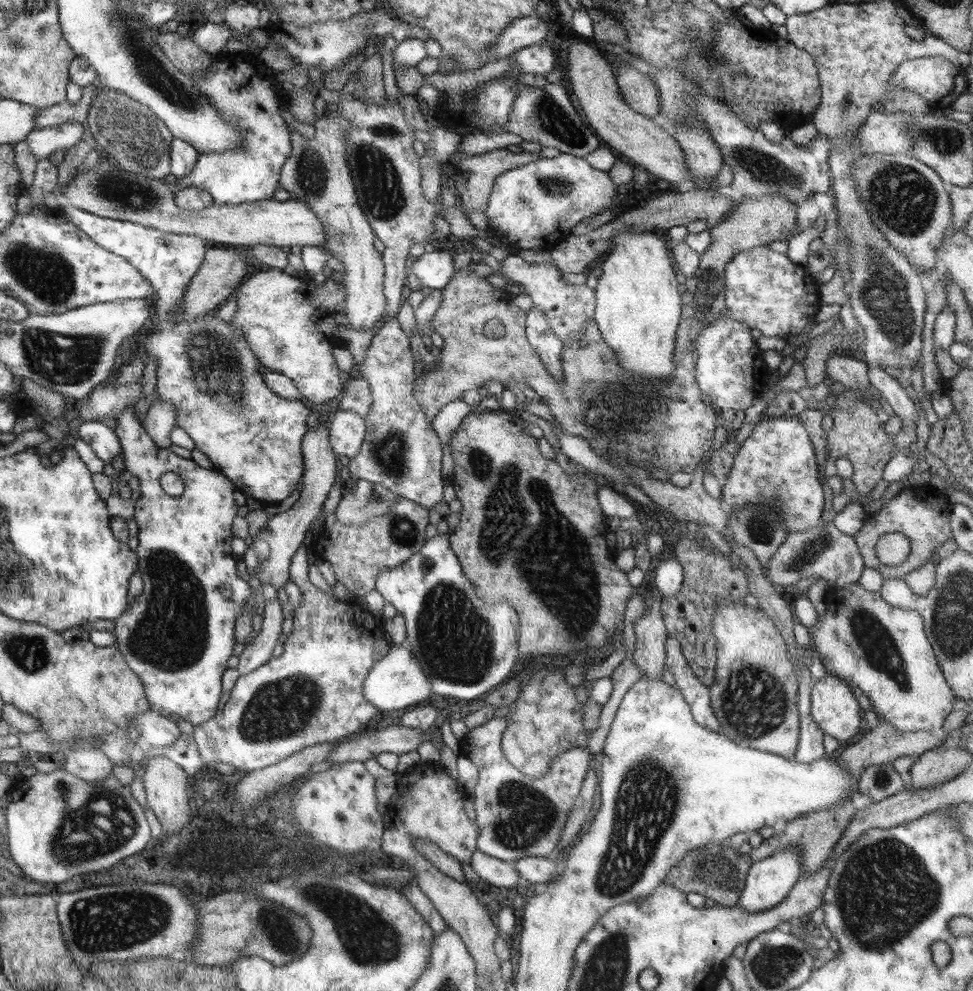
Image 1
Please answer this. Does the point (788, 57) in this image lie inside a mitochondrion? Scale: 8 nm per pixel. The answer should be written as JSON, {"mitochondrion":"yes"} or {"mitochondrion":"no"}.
{"mitochondrion":"no"}

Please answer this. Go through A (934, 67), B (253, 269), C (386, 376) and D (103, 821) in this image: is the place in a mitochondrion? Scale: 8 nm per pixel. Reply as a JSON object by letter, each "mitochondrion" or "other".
{"A":"other","B":"other","C":"other","D":"mitochondrion"}

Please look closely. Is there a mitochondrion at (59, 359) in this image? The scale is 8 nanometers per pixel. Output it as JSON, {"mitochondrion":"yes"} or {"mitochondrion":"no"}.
{"mitochondrion":"yes"}

